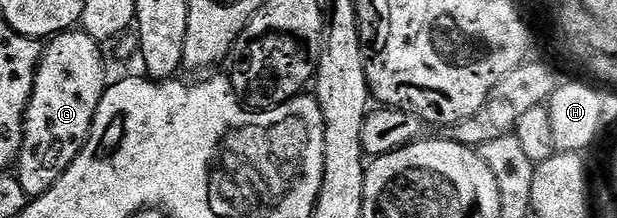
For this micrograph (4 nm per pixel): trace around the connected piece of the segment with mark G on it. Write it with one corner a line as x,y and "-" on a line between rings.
79,29
62,32
46,44
23,120
23,147
17,160
21,189
25,189
28,197
38,197
53,189
65,169
73,165
91,136
93,117
108,83
98,45

